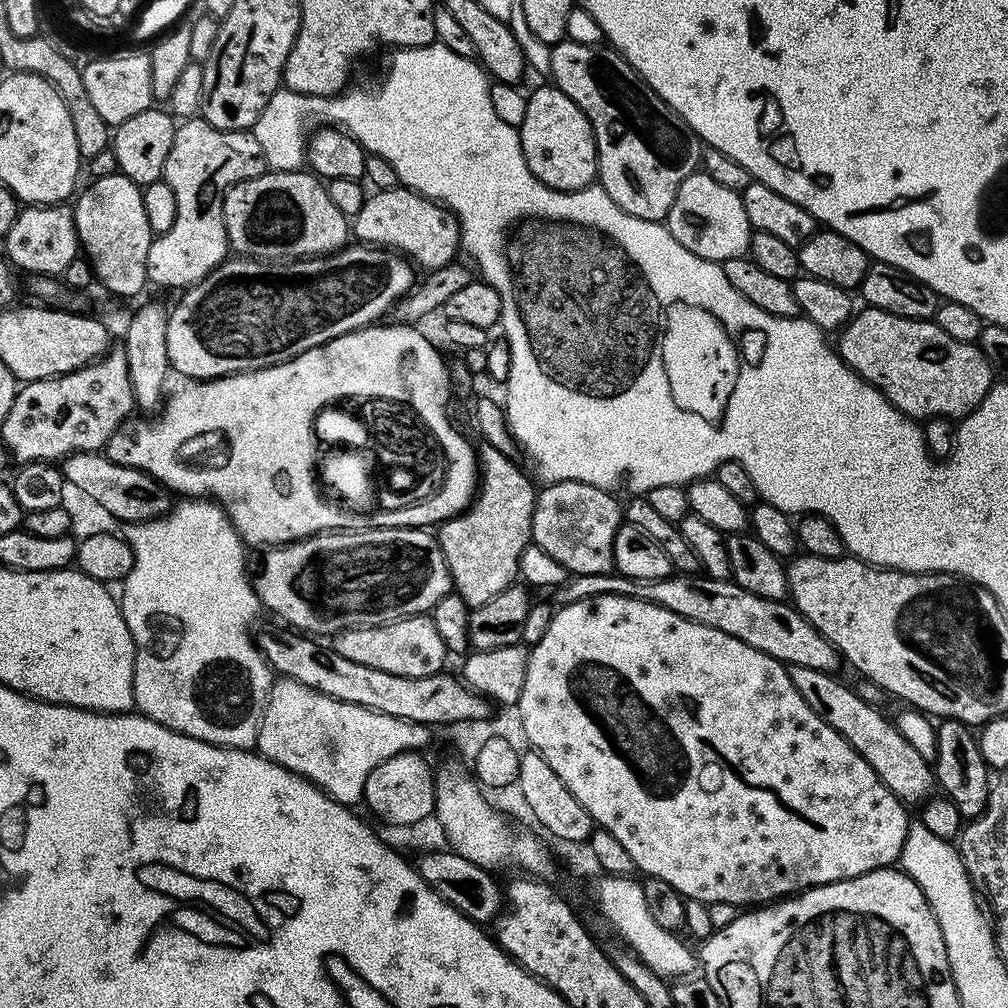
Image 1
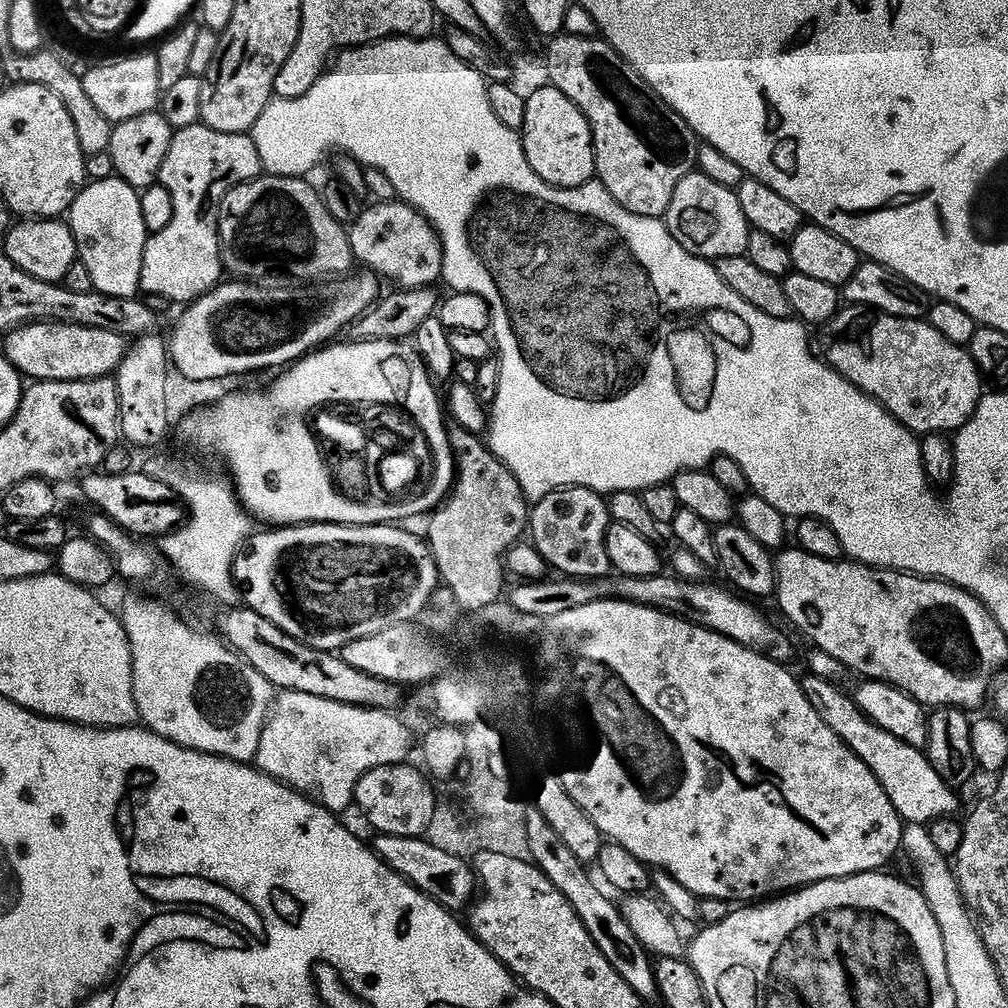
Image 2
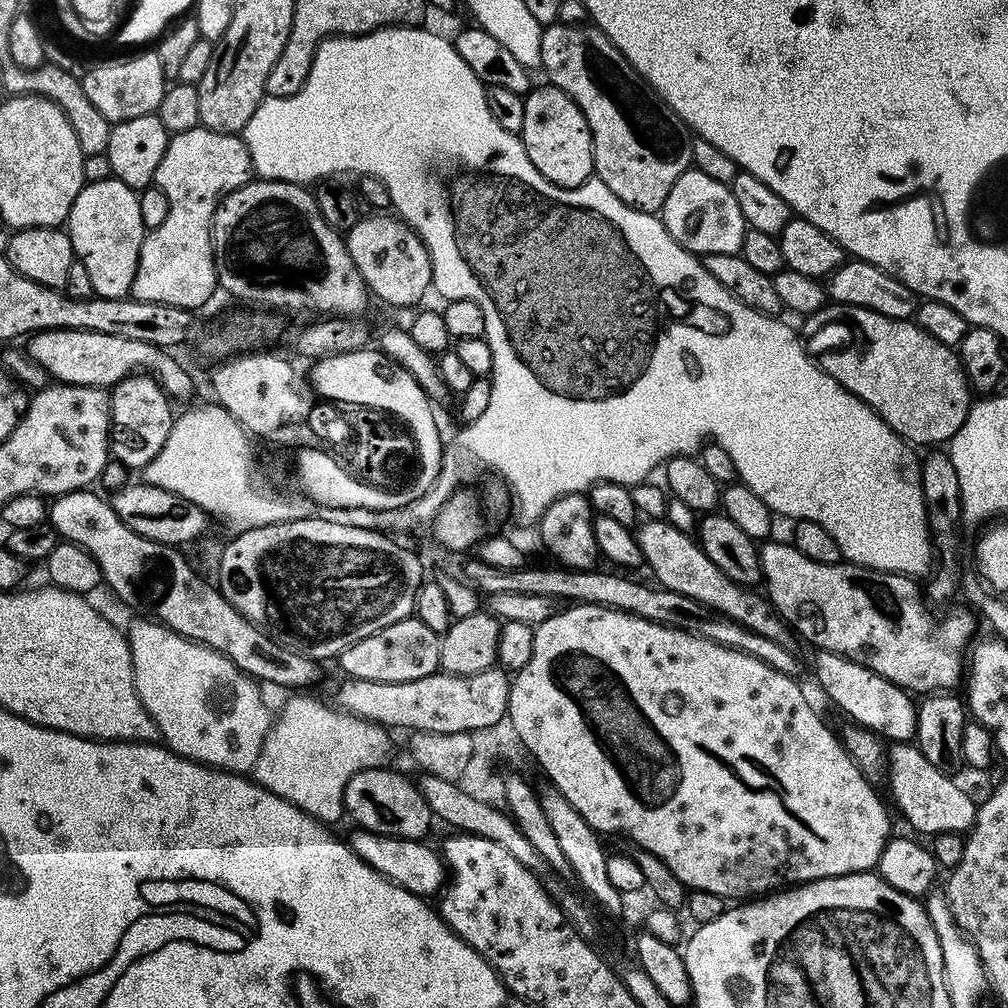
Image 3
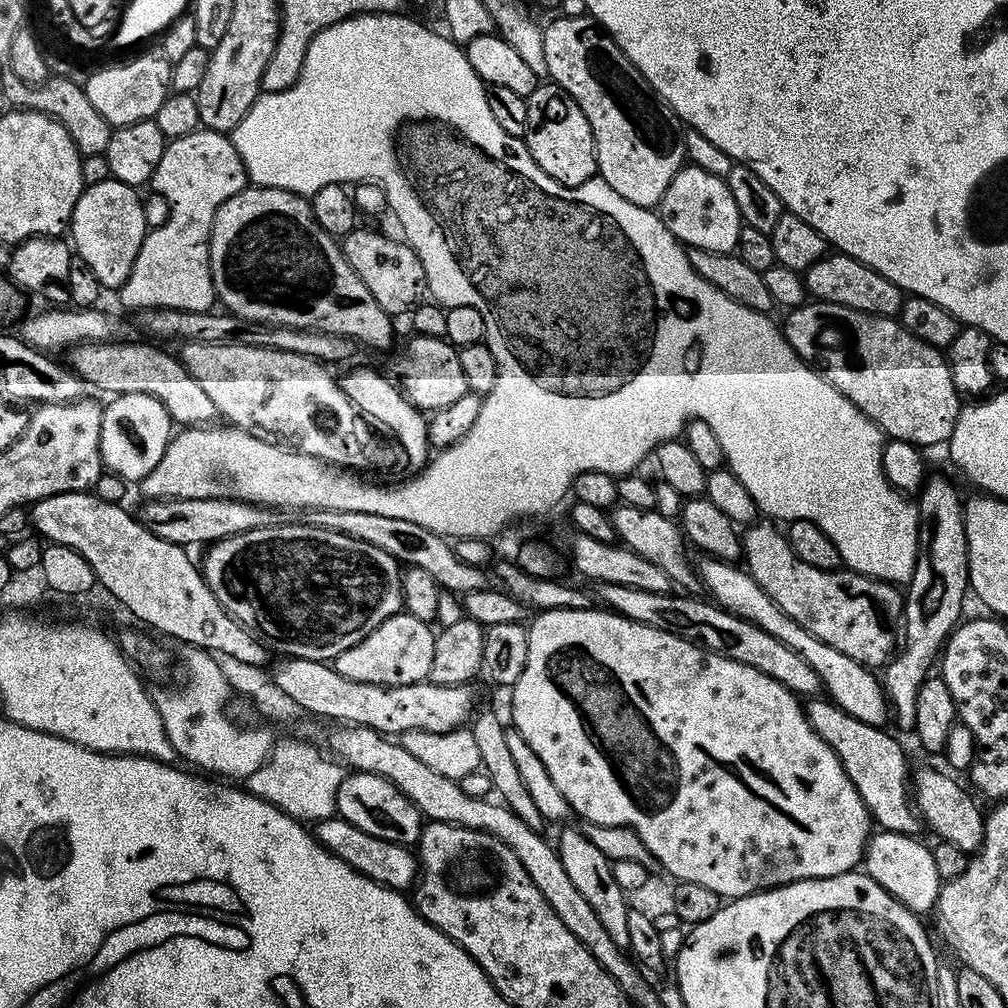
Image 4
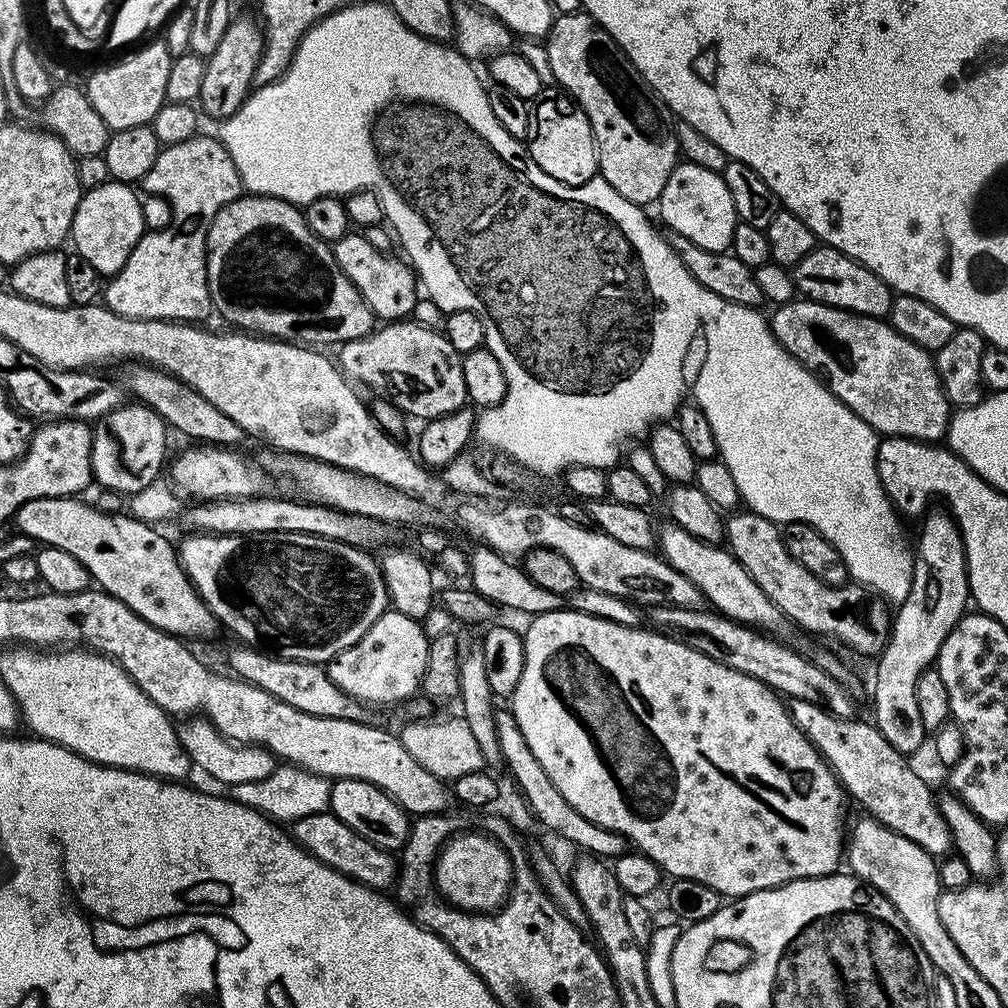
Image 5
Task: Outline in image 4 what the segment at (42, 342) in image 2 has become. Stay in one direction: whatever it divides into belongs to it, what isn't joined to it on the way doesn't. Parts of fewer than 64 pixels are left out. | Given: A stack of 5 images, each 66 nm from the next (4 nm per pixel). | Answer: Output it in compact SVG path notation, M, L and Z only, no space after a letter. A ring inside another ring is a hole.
M95 341L75 345L70 351L69 367L87 381L89 387L100 389L108 396L122 393L144 393L158 398L171 414L172 420L183 427L199 427L213 423L219 412L206 390L186 370L183 361L142 342Z

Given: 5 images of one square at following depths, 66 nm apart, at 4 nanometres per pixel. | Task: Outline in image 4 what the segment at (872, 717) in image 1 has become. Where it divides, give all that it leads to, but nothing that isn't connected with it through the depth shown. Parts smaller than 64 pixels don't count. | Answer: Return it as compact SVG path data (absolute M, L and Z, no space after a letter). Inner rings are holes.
M920 768L914 772L914 807L923 823L940 835L945 844L953 844L967 854L974 854L982 846L985 813L980 812L972 796L947 771Z

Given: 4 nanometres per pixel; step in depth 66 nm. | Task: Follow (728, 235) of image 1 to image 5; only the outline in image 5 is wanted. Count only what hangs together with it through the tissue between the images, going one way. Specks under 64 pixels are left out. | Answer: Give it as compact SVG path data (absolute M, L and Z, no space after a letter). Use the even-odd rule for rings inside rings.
M687 162L677 163L662 190L659 208L664 219L663 227L668 227L669 233L677 232L682 234L682 238L690 238L690 242L694 242L694 246L702 246L702 250L726 252L731 249L738 221L734 198L730 198L730 190L726 190L721 173L702 170L702 166Z

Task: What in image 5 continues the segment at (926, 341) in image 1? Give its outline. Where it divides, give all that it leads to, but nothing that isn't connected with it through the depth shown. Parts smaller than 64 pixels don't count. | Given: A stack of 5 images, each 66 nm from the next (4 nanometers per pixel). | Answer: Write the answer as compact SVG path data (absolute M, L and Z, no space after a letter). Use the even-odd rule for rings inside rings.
M803 298L781 304L775 311L770 316L770 323L778 343L809 372L821 377L828 376L828 389L881 437L905 436L925 442L940 442L943 436L945 439L950 428L950 405L938 378L933 353L910 342L910 338L902 338L902 334L898 334L898 330L894 330L887 319L879 316L859 316L856 312L847 312Z

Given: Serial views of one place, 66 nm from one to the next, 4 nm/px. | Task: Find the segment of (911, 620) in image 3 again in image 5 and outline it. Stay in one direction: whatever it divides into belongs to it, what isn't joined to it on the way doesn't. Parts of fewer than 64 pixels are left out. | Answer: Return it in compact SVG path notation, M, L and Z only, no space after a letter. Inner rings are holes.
M751 510L737 511L727 517L726 544L738 562L742 562L746 574L758 582L762 594L783 610L797 629L833 636L864 656L875 657L884 649L882 636L876 633L874 625L868 624L868 612L864 609L865 589L855 582L835 588L814 578L814 574L786 550L781 529L772 521Z

